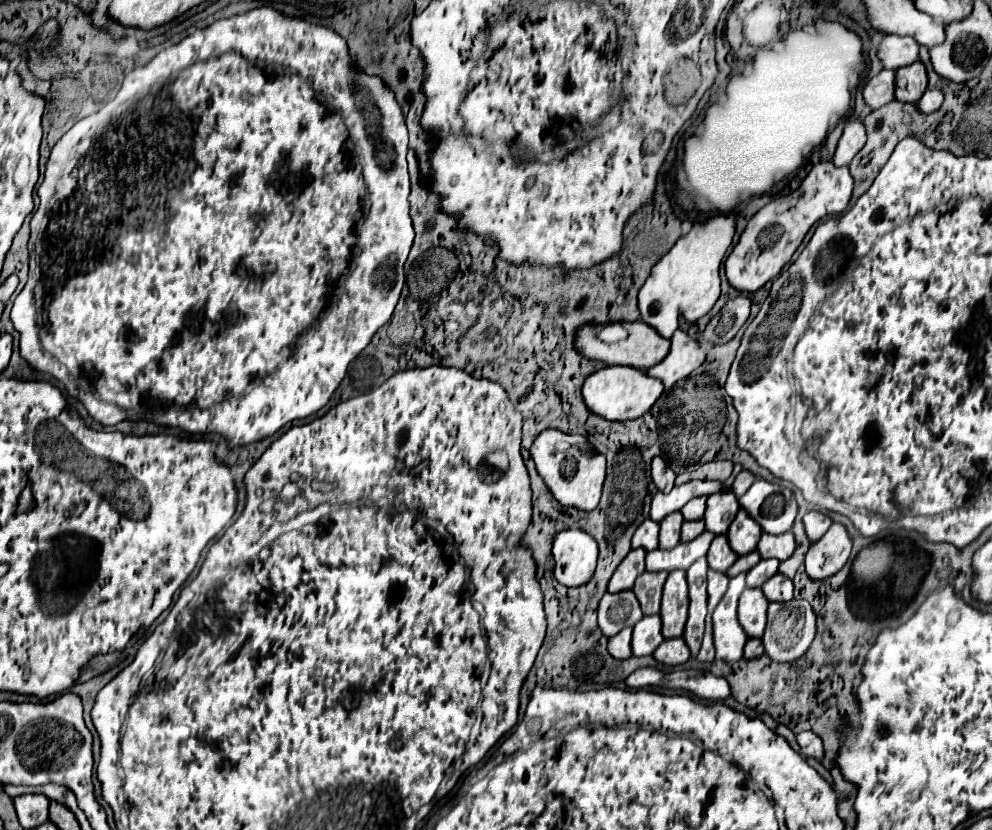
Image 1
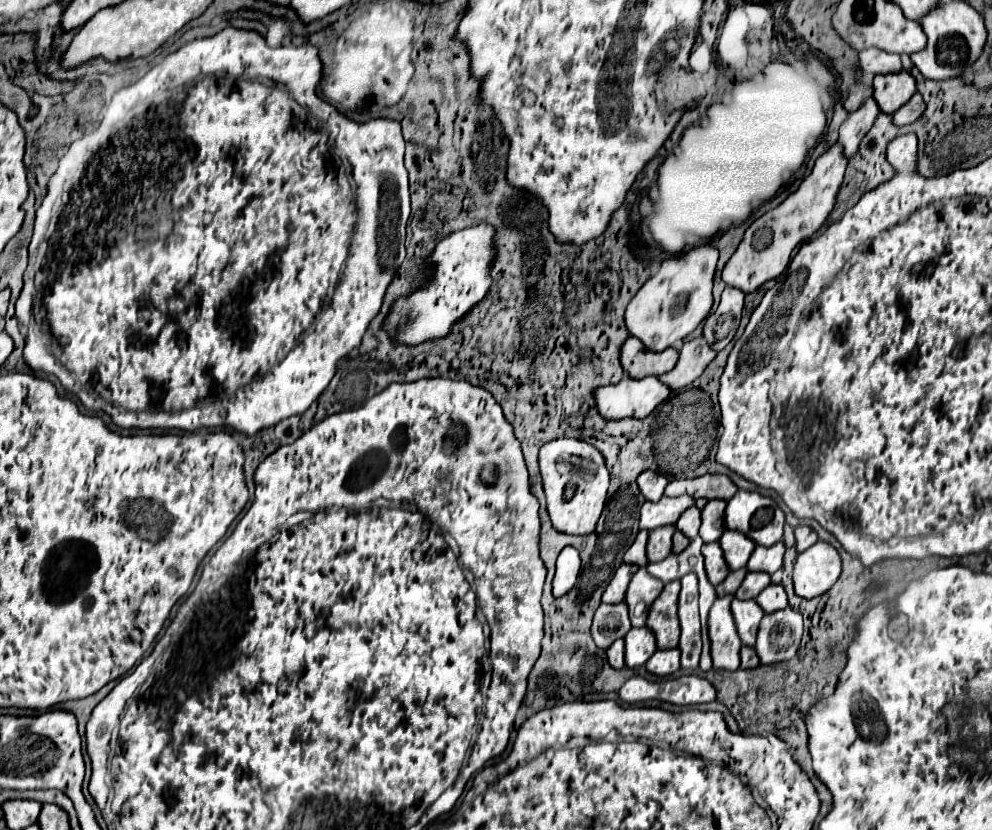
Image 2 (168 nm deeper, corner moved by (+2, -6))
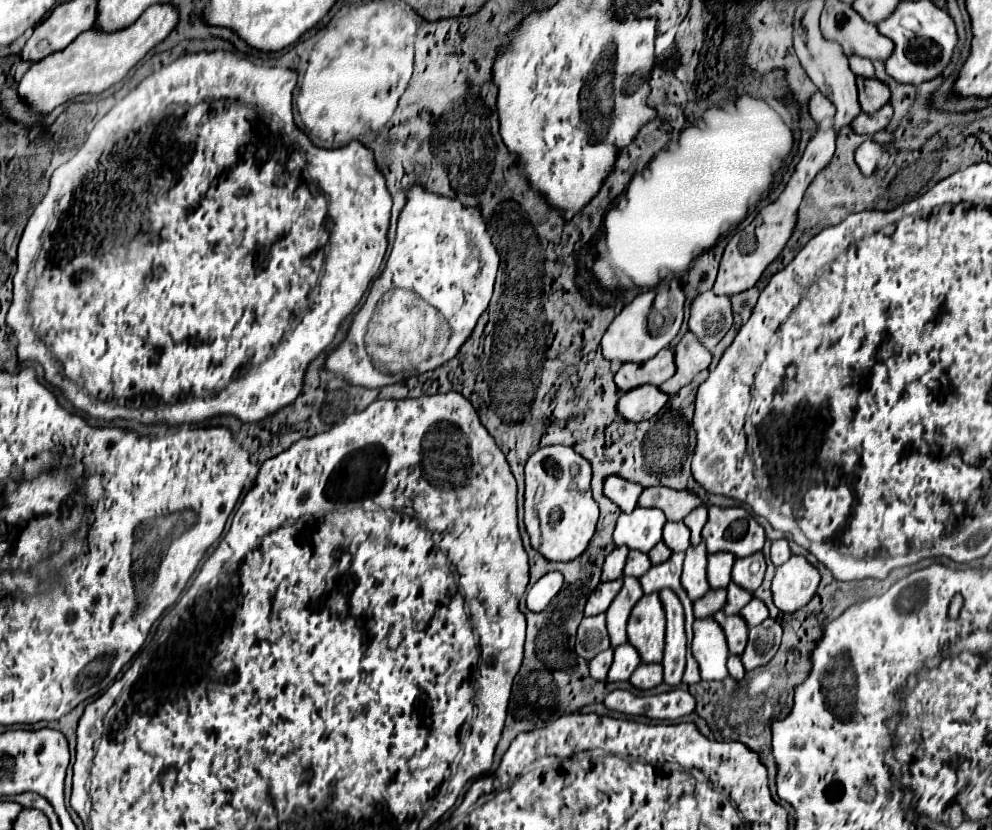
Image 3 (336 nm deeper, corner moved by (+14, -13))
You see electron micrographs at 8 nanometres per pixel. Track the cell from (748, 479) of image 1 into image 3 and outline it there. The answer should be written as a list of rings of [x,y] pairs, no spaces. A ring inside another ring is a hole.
[[[648,487],[640,495],[638,501],[640,507],[658,507],[666,513],[668,521],[682,521],[690,511],[704,505],[704,501],[698,497],[698,493],[692,493],[688,489],[676,491],[668,487]]]

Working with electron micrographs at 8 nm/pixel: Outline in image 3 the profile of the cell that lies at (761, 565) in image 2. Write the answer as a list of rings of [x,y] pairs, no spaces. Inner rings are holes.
[[[760,551],[748,557],[736,559],[732,569],[732,581],[744,587],[746,591],[756,591],[764,581],[764,573],[766,573],[766,561],[764,561],[764,553]]]

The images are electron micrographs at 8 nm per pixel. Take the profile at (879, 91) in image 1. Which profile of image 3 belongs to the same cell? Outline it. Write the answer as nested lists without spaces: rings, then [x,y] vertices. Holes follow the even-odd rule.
[[[816,93],[812,99],[810,99],[810,115],[820,123],[828,123],[832,121],[834,117],[834,105],[822,95],[822,93]]]

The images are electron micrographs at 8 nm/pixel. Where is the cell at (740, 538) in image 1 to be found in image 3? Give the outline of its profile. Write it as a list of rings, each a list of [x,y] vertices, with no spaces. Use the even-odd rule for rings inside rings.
[[[724,551],[724,553],[712,553],[708,555],[708,581],[712,589],[720,589],[726,587],[732,579],[730,579],[730,571],[734,565],[734,555]]]

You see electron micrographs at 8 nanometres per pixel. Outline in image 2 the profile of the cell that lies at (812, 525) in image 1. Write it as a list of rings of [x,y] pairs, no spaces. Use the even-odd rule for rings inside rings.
[[[798,526],[794,528],[794,536],[796,536],[796,552],[804,552],[806,548],[810,548],[818,536],[810,526]]]

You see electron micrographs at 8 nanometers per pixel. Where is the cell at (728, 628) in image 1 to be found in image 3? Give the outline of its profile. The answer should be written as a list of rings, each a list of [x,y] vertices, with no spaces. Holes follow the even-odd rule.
[[[704,617],[704,619],[694,621],[692,655],[696,657],[696,661],[700,665],[702,679],[722,681],[728,677],[726,659],[730,653],[726,647],[724,629],[712,617]]]

